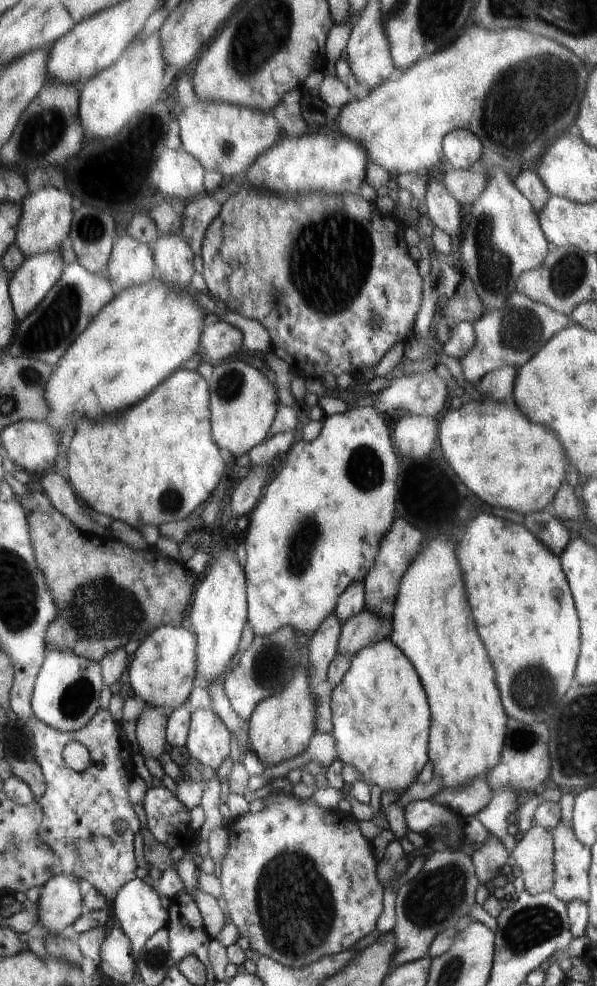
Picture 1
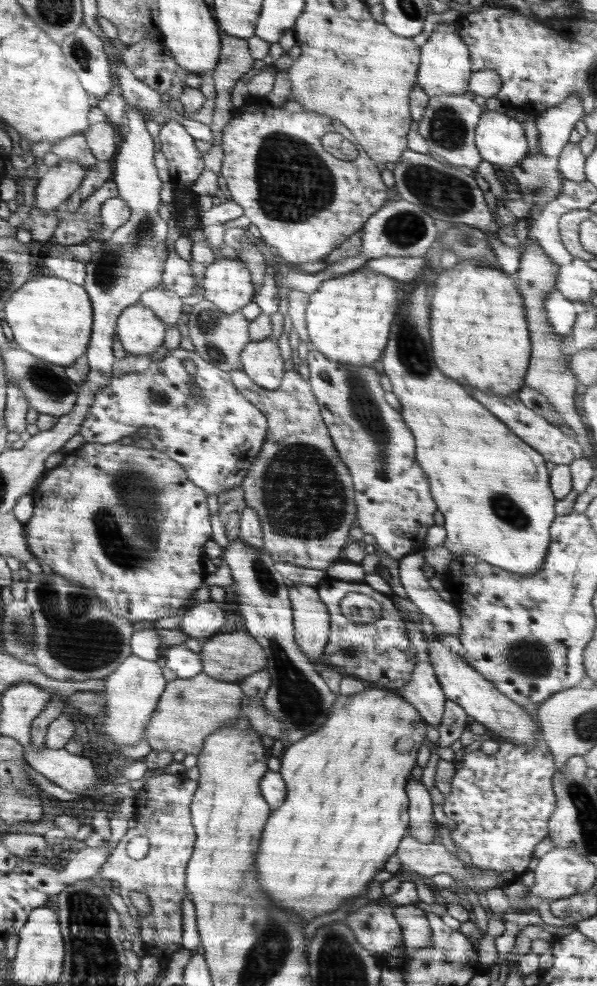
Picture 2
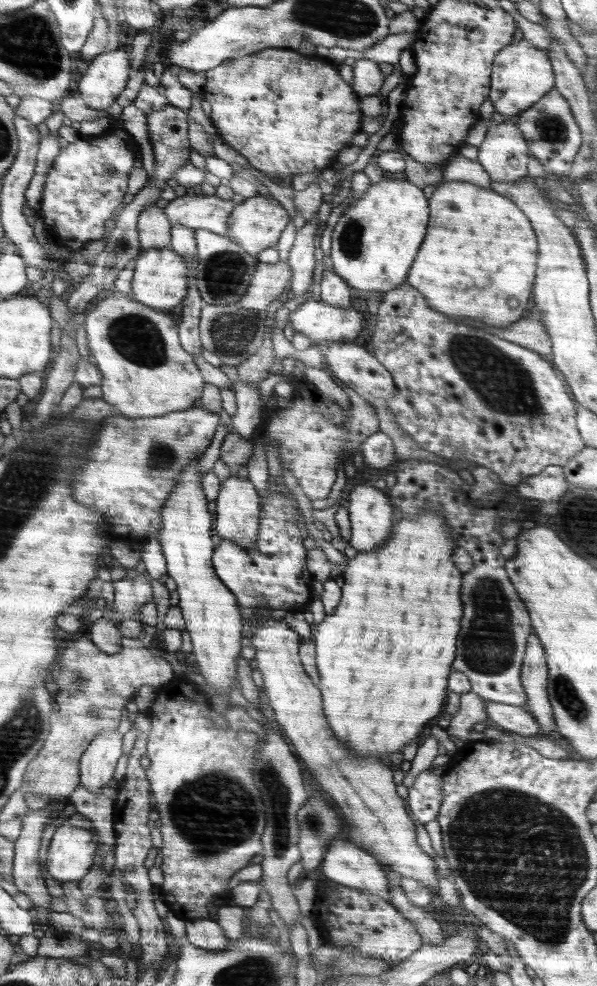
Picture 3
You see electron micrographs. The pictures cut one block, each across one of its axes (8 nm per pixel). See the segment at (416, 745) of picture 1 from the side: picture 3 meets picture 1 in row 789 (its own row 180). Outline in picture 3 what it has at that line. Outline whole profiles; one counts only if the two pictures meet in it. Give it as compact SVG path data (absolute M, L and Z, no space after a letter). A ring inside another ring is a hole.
M382 177L380 182L370 183L370 187L363 193L355 204L351 204L332 230L331 260L333 272L337 273L351 288L354 296L367 300L370 295L376 295L378 300L384 298L384 293L401 287L408 279L410 266L413 266L414 256L422 246L428 228L428 197L422 190L408 179L391 179Z

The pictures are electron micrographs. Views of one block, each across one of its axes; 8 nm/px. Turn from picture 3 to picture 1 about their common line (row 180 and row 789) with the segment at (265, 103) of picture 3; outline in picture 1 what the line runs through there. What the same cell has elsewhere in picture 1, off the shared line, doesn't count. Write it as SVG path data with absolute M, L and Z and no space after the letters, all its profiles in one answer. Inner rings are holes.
M286 786L279 788L278 794L272 794L269 797L271 801L264 810L256 814L246 813L243 817L239 817L229 824L231 847L229 855L222 863L223 872L221 874L224 896L229 906L231 918L238 925L241 937L248 940L252 951L278 961L280 964L285 965L286 968L301 969L302 967L308 967L309 964L316 963L317 960L325 956L338 955L344 950L348 950L354 942L358 942L360 938L364 938L366 934L370 934L376 928L378 916L382 914L382 888L380 888L380 882L378 882L379 872L378 868L376 868L378 864L374 860L370 842L360 834L358 824L352 822L354 818L340 818L338 820L336 814L325 812L314 804L312 798L306 801L296 798Z

